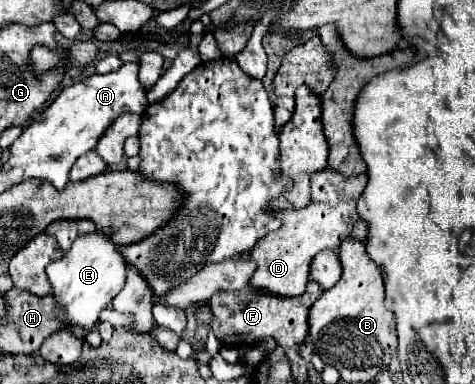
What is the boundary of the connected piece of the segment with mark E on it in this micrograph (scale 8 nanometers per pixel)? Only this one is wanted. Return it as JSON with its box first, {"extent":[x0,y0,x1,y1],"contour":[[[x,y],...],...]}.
{"extent":[47,231,127,331],"contour":[[[93,231],[79,235],[65,253],[65,257],[47,265],[47,277],[53,285],[53,295],[61,309],[65,309],[65,317],[69,319],[69,329],[87,329],[91,331],[99,321],[99,313],[111,303],[111,299],[123,289],[127,279],[127,261],[119,251],[119,245],[113,241],[109,233]]]}

